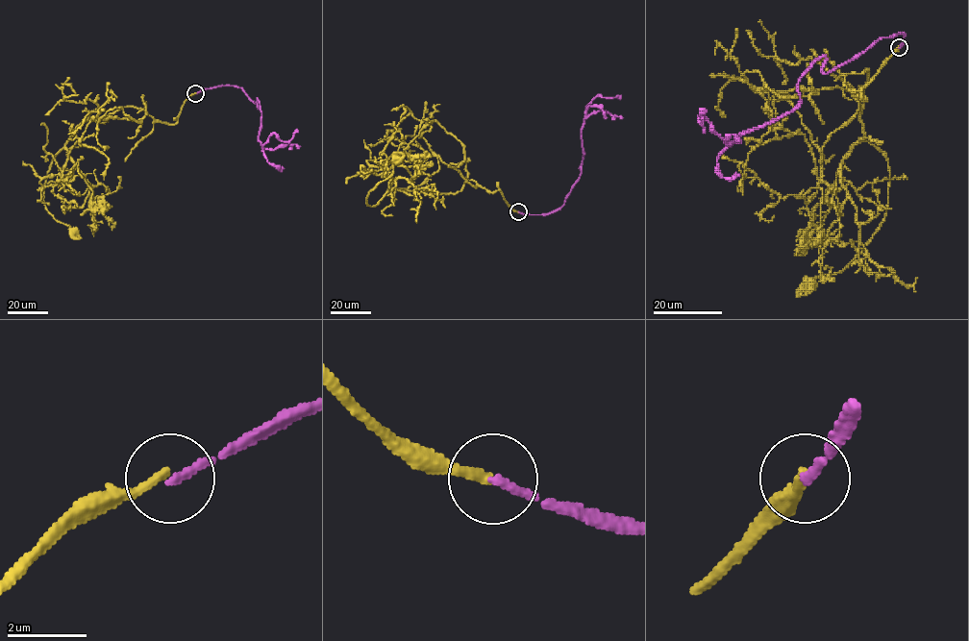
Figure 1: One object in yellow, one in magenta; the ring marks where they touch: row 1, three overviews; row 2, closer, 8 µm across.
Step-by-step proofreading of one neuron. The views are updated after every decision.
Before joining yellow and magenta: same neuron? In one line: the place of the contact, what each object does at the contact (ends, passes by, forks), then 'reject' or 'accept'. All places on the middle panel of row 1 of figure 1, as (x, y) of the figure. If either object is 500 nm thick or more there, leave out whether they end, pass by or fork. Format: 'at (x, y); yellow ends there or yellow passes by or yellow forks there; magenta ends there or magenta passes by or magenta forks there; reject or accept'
at (518, 211); yellow ends there; magenta ends there; reject

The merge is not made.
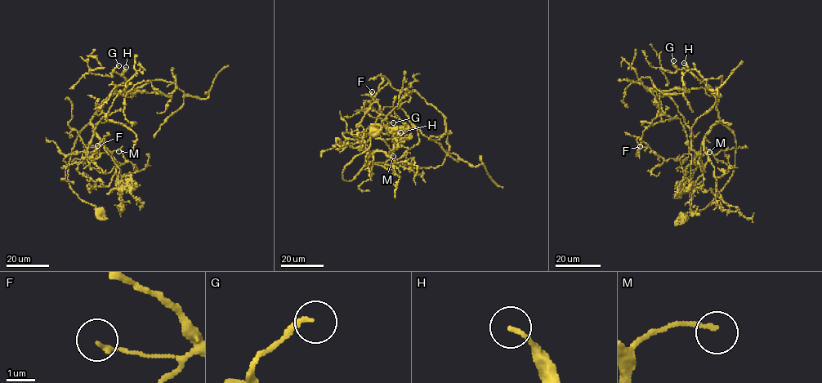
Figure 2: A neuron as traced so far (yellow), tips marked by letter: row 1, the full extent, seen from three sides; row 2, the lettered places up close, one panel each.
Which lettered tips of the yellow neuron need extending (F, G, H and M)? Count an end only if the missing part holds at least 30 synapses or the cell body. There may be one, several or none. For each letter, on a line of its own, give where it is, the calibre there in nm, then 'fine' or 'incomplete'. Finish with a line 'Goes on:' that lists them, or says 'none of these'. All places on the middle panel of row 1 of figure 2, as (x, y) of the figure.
F: (372, 91) | 160 nm | fine
G: (393, 122) | 180 nm | fine
H: (400, 132) | 140 nm | fine
M: (393, 156) | 160 nm | fine
Goes on: none of these

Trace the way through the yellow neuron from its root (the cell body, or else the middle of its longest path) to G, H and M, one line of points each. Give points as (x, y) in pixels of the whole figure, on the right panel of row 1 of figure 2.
G: (681, 218), (703, 209), (723, 188), (734, 171), (736, 144), (734, 134), (720, 122), (717, 92), (673, 60)
H: (681, 218), (703, 209), (717, 195), (733, 172), (736, 148), (734, 134), (720, 122), (717, 92), (684, 63)
M: (681, 218), (706, 207), (733, 172), (734, 135), (721, 122), (715, 123), (703, 139), (703, 150), (709, 152)

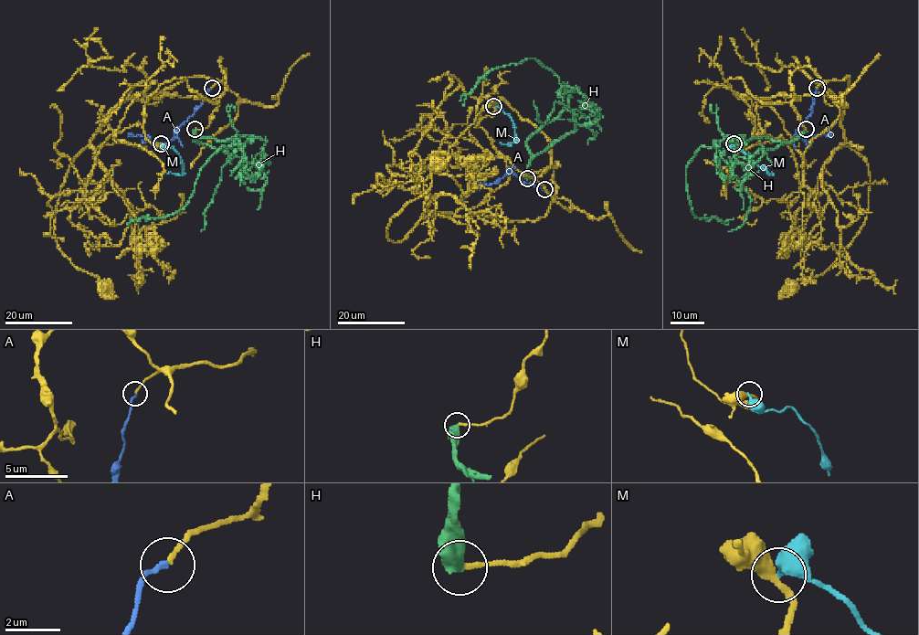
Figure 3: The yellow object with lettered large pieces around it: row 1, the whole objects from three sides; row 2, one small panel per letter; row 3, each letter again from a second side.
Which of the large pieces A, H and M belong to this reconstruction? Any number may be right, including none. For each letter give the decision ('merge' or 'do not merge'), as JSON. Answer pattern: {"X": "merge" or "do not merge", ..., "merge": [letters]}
{"A": "merge", "H": "do not merge", "M": "do not merge", "merge": ["A"]}

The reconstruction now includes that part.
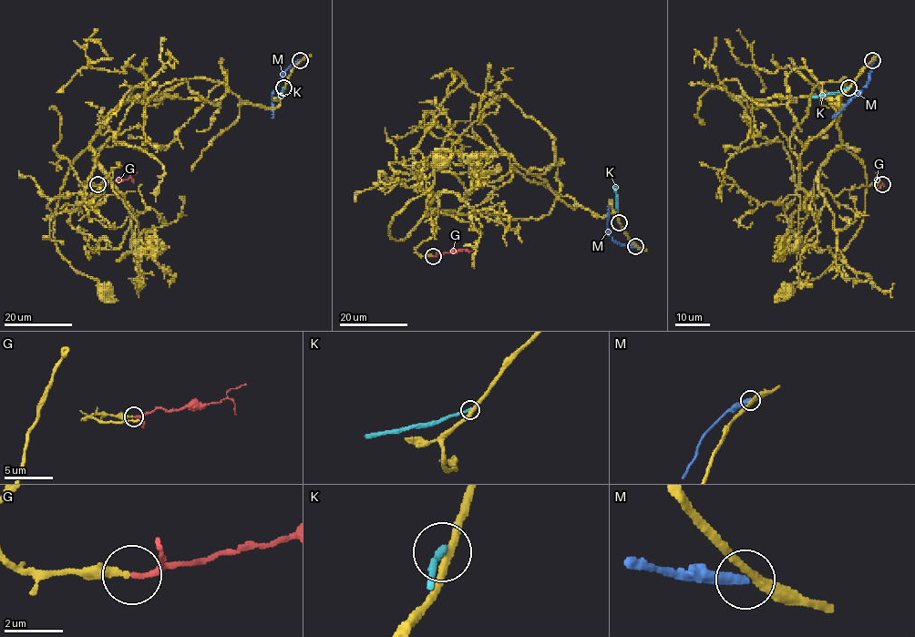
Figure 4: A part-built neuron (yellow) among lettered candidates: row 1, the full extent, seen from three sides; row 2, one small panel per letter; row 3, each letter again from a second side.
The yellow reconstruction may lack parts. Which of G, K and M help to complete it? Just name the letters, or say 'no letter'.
G

